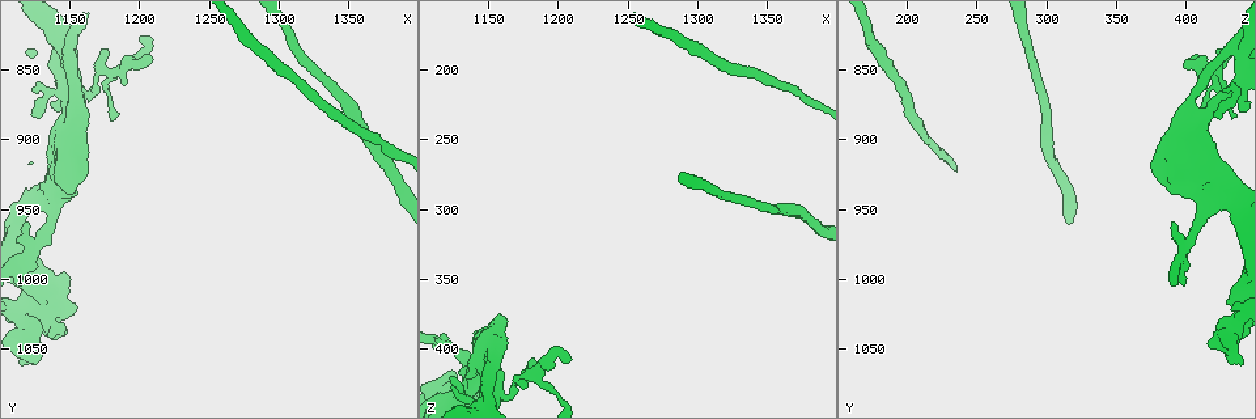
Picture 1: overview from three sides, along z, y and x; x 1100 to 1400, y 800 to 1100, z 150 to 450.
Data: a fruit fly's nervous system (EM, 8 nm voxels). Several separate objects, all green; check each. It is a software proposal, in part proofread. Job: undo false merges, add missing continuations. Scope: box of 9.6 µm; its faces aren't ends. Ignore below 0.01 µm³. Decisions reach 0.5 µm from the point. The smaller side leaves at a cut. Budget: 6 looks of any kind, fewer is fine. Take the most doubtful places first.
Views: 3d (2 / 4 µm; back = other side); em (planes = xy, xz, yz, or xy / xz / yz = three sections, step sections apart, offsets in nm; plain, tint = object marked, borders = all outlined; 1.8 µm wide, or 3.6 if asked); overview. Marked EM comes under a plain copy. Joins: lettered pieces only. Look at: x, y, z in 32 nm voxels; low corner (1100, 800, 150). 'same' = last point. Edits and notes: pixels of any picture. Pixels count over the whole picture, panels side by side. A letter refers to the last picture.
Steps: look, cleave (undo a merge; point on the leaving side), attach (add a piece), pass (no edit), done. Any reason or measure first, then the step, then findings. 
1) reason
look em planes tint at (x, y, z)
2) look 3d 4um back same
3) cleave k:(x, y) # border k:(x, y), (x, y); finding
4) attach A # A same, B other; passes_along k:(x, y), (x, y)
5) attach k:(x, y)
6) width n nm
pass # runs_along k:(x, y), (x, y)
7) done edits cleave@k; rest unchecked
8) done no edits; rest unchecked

thin arm on a thick one
look em xz step 8 tint at (1152, 866, 430)

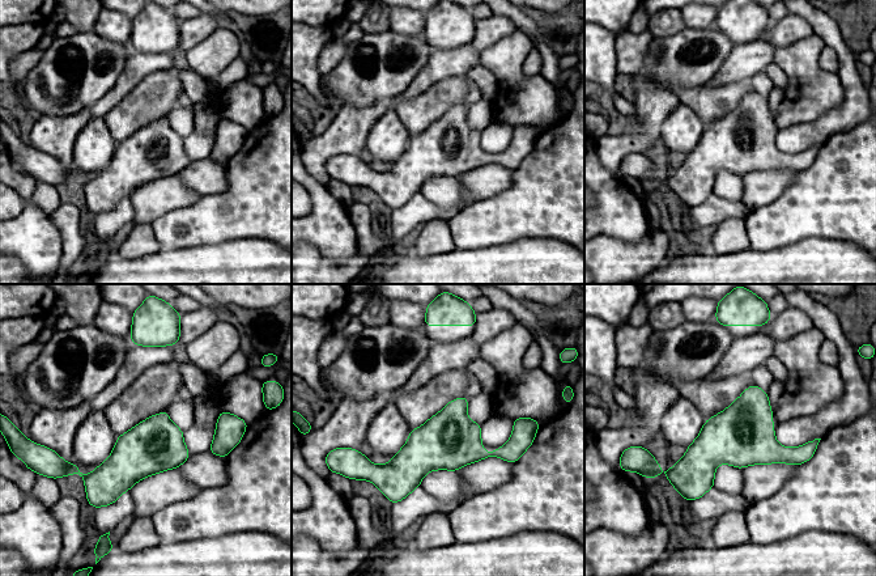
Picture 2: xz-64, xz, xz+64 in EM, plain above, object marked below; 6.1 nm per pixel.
look em xz step 8 borders same

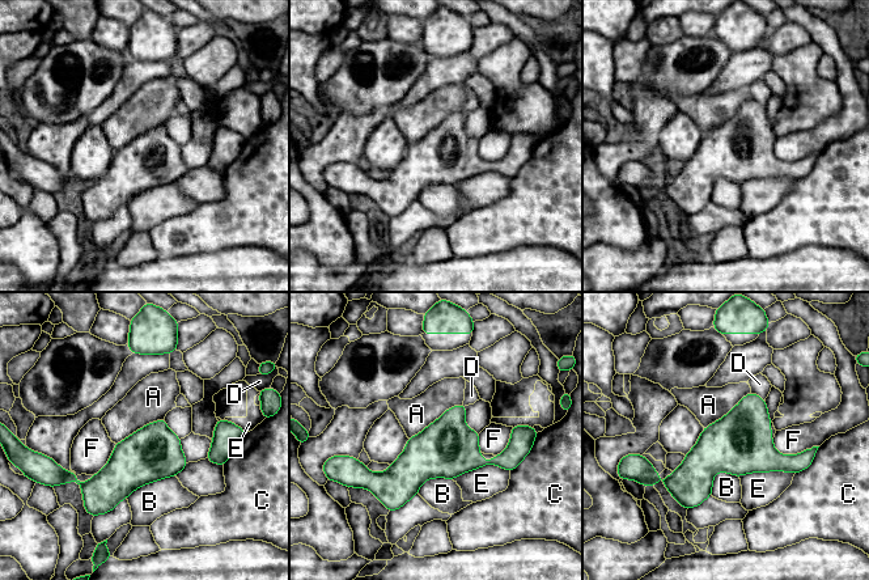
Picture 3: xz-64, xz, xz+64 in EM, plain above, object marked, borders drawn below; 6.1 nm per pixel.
width 320 nm
pass # A other, B other, C other, D other, E other, F other; one neuron here

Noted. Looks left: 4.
sharp bend
look em 3.6um planes tint at (1120, 1034, 432)

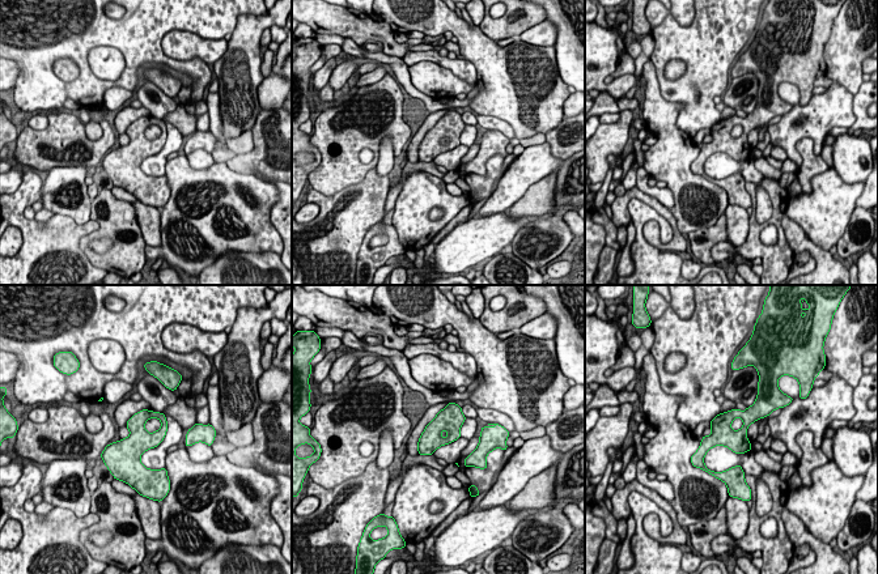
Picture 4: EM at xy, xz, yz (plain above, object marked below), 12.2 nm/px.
what lies round it
look em 3.6um planes borders same

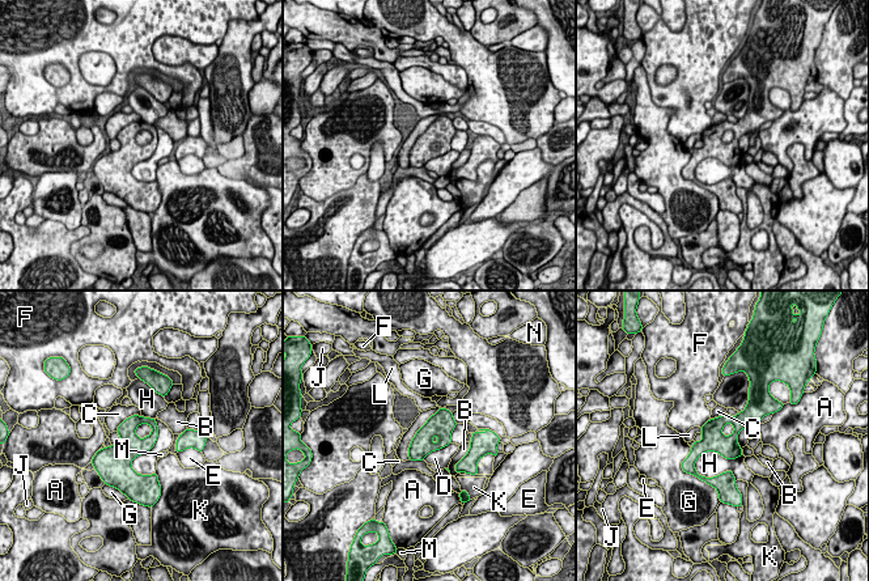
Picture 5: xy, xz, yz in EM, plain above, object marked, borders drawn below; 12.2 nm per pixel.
width 300 nm
pass # A other, B other, C other, D other, E other, F other, G other, H other, J other, K other, L other, M other, N other; runs_along 5:(751, 414), (725, 419), (691, 457); continuous, no second neuron

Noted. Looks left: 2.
sudden change in width
look em 3.6um xy step 16 borders at (1154, 910, 384)

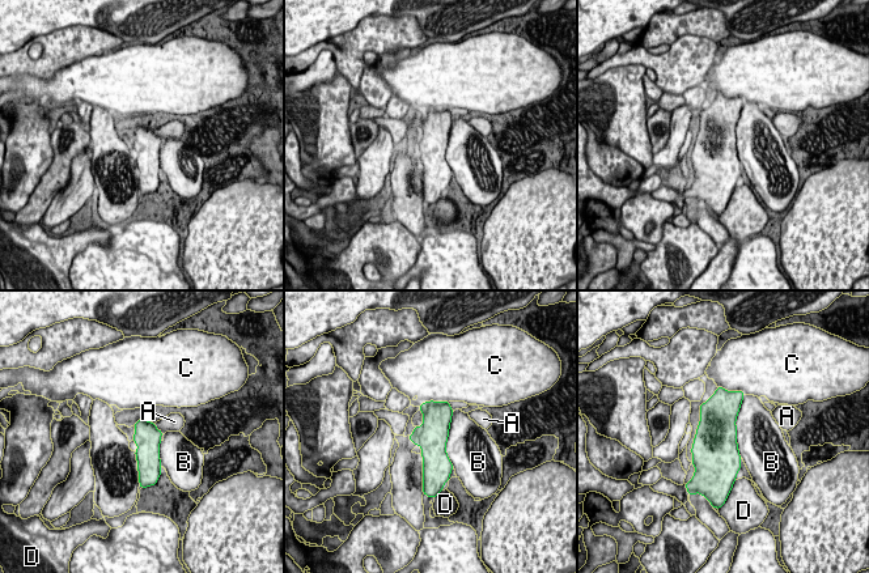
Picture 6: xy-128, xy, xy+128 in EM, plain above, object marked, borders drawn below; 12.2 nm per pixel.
pass # A other, B other, C other, D other; border 6:(744, 398), (736, 420), (740, 457); all the same neuron

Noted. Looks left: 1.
done no edits; rest unchecked

